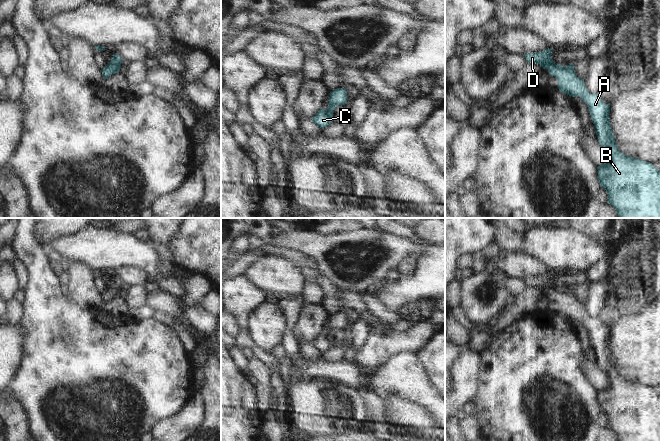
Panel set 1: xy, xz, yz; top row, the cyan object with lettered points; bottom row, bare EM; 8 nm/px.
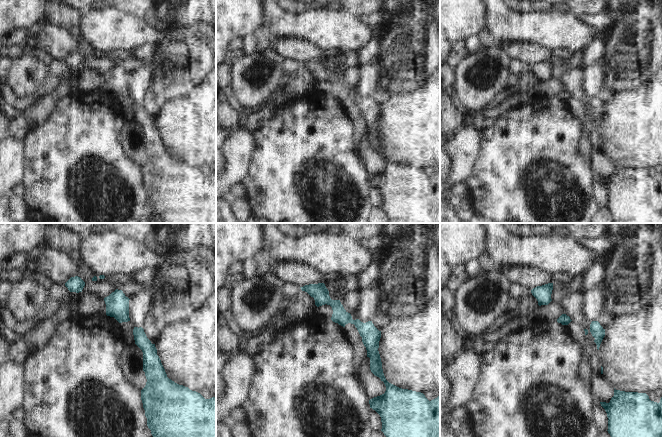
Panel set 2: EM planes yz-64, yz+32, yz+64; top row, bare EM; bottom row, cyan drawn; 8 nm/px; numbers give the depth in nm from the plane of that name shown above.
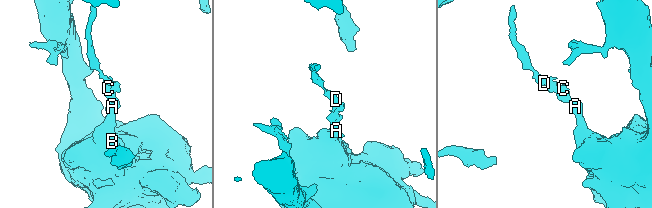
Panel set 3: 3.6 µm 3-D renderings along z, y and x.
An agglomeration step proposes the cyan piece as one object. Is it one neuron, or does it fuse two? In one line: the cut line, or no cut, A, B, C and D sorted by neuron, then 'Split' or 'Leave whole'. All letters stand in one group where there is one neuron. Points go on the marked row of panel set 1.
No split. Groups: A B C D. Leave whole.

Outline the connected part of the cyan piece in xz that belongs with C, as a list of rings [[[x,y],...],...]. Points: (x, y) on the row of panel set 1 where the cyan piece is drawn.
[[[337,88],[333,91],[330,91],[328,108],[326,110],[321,108],[318,113],[311,118],[312,121],[319,128],[329,126],[334,120],[334,109],[339,105],[345,105],[347,100],[347,91],[345,88]]]

